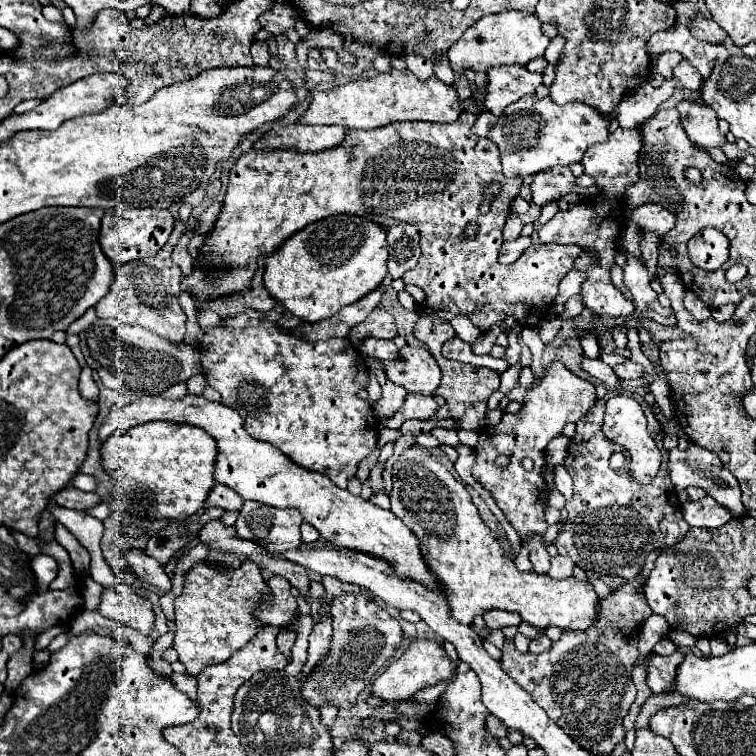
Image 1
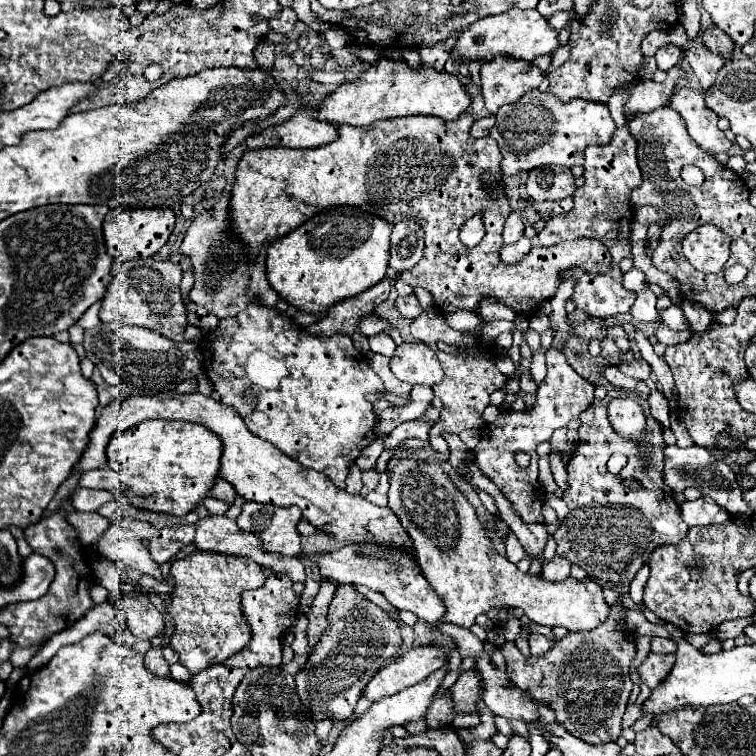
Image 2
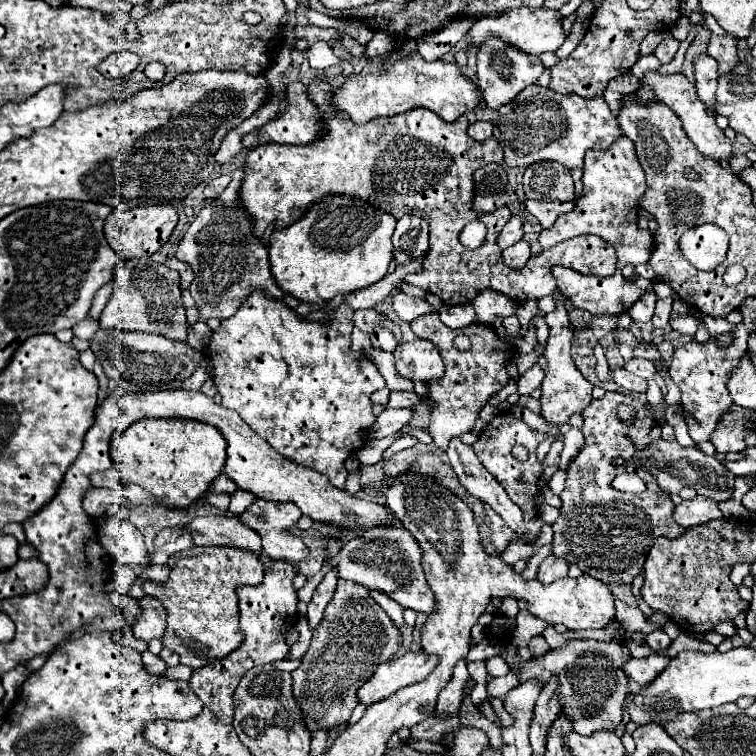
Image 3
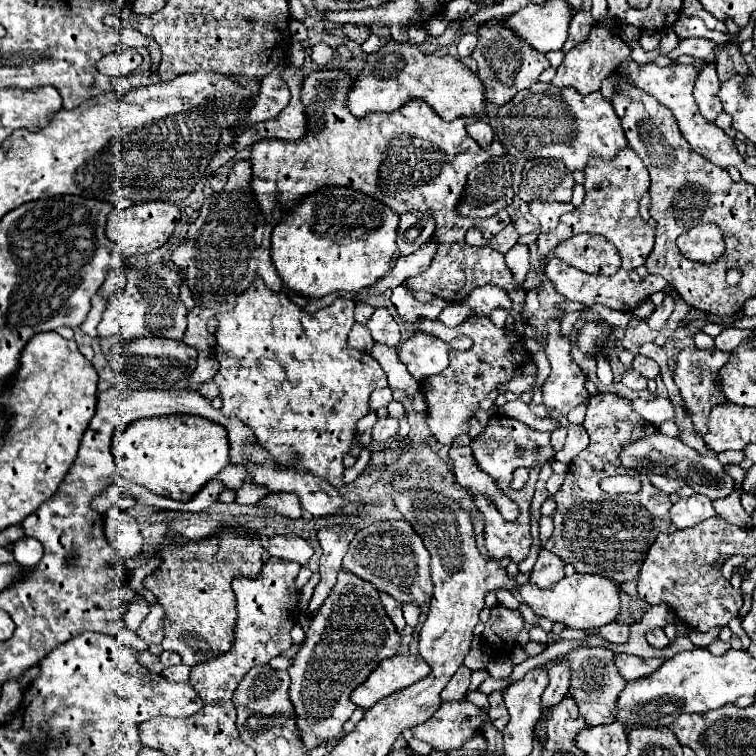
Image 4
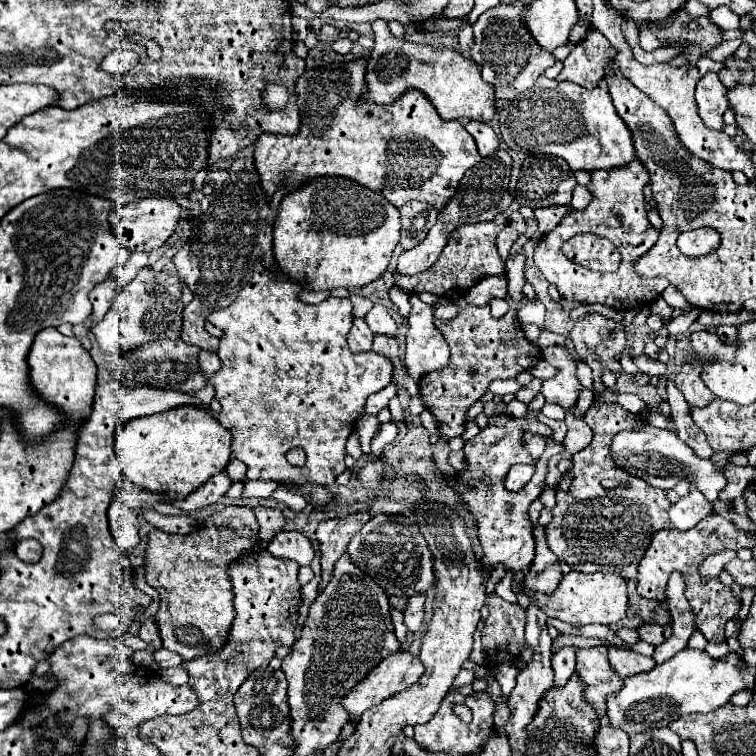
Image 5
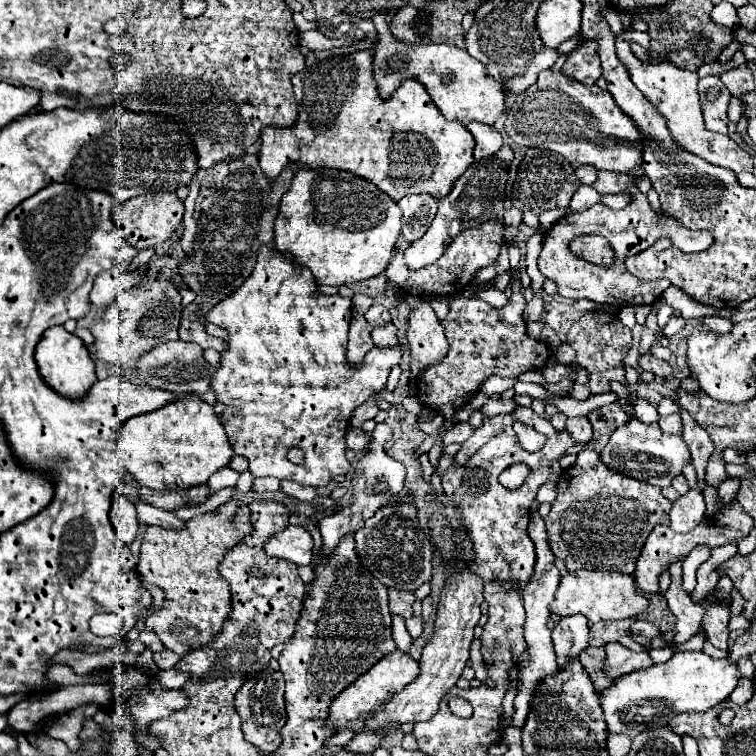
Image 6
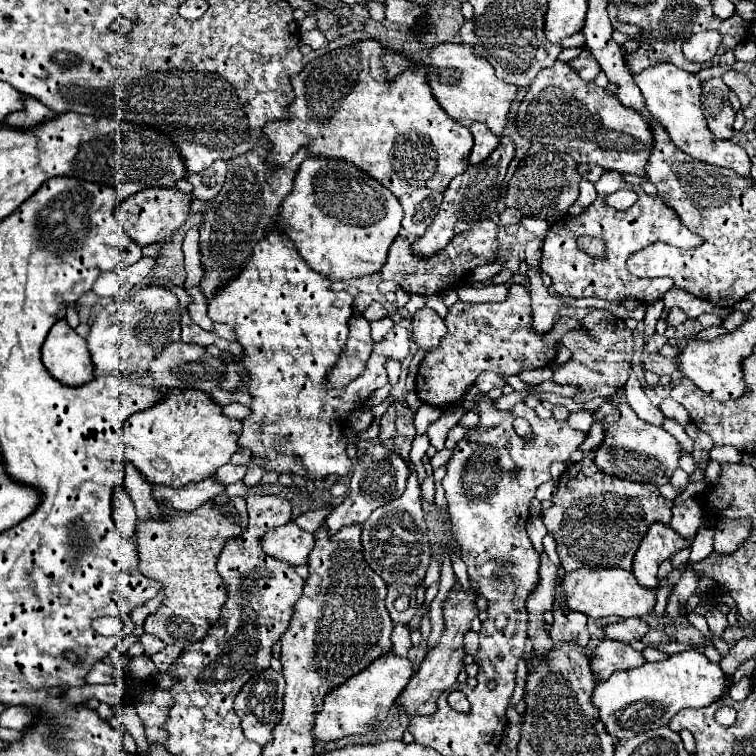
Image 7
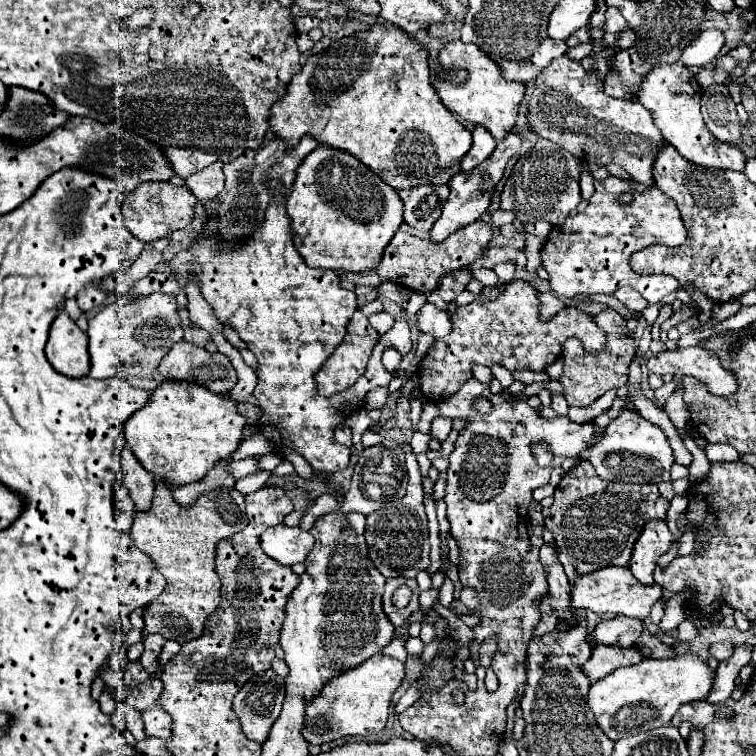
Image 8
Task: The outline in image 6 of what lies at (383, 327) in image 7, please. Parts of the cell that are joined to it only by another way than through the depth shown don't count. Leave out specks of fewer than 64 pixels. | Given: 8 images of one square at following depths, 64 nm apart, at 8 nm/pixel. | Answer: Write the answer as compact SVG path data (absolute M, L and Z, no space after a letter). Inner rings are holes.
M374 328L372 340L376 348L392 348L396 346L396 328Z

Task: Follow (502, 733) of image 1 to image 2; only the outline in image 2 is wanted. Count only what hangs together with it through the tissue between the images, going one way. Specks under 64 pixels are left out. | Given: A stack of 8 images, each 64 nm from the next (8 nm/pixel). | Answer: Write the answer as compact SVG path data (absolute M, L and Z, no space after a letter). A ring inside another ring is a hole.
M481 684L480 698L478 699L478 702L476 702L476 706L479 712L482 714L480 717L481 723L478 726L471 728L470 731L467 731L467 729L457 731L458 738L460 738L464 749L468 748L470 740L488 740L498 732L494 724L493 713L484 704L482 698L483 691L484 689L482 688Z

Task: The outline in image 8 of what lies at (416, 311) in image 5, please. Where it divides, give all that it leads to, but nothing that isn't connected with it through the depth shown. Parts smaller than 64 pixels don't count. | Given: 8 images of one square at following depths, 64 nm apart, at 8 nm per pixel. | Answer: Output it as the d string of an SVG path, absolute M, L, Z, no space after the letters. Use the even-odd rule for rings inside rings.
M428 302L416 314L416 322L418 322L418 330L422 334L430 334L432 338L442 338L452 330L450 314L438 310L436 306L432 306Z

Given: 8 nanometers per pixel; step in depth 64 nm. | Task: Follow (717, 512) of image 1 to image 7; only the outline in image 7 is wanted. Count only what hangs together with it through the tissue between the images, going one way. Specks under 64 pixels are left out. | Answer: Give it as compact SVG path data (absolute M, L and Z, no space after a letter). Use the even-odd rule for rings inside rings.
M686 498L682 504L676 504L672 508L670 528L674 528L680 536L696 536L702 524L702 514L704 508L700 504L700 498Z

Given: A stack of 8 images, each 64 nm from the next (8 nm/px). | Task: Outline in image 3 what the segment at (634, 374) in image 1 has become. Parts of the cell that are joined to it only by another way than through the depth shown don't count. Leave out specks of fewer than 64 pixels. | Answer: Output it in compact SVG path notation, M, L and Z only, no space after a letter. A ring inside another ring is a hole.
M634 358L634 360L624 362L624 370L632 372L632 374L644 378L644 380L648 380L648 378L652 378L656 374L654 364L650 360L646 360L646 358Z

